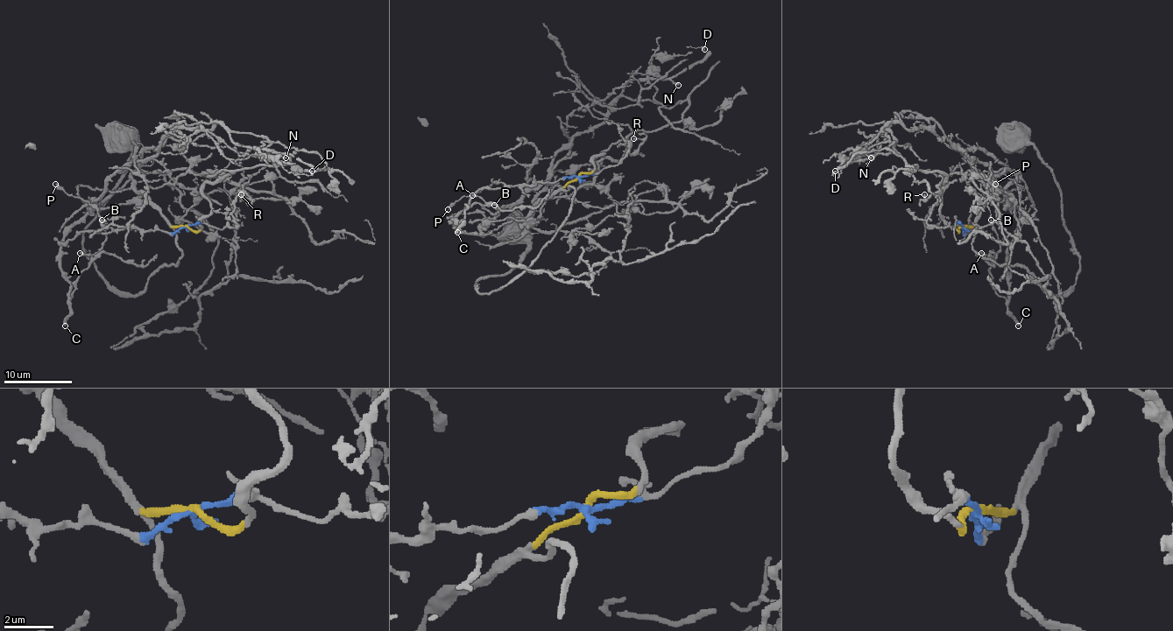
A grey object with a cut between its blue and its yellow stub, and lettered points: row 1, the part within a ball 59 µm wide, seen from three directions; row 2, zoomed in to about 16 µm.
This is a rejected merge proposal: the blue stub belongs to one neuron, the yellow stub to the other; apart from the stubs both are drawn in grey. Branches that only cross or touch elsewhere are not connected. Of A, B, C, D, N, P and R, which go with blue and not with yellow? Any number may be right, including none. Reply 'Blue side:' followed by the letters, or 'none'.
Blue side: A, B, C, P, R

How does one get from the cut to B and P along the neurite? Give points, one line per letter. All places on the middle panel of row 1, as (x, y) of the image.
B: (578, 178), (482, 188), (453, 220), (463, 222), (475, 203), (494, 213), (494, 205)
P: (578, 178), (564, 176), (552, 183), (521, 186), (489, 185), (473, 195), (462, 197), (448, 208)

